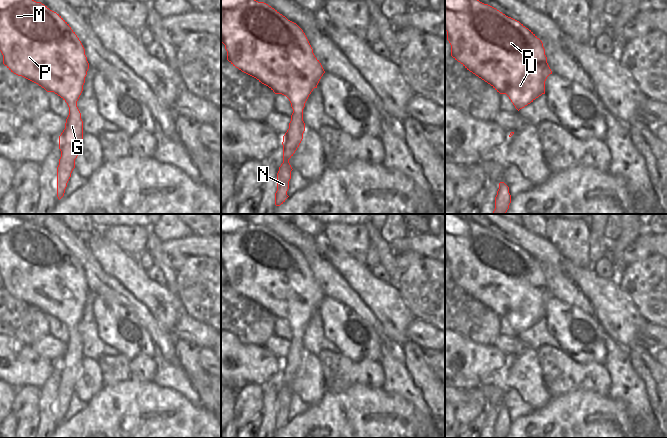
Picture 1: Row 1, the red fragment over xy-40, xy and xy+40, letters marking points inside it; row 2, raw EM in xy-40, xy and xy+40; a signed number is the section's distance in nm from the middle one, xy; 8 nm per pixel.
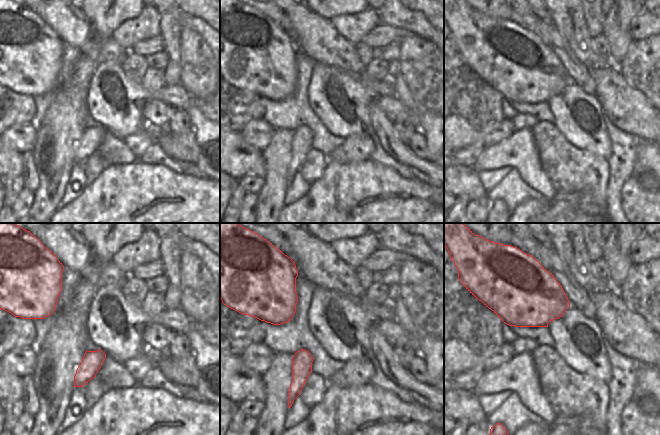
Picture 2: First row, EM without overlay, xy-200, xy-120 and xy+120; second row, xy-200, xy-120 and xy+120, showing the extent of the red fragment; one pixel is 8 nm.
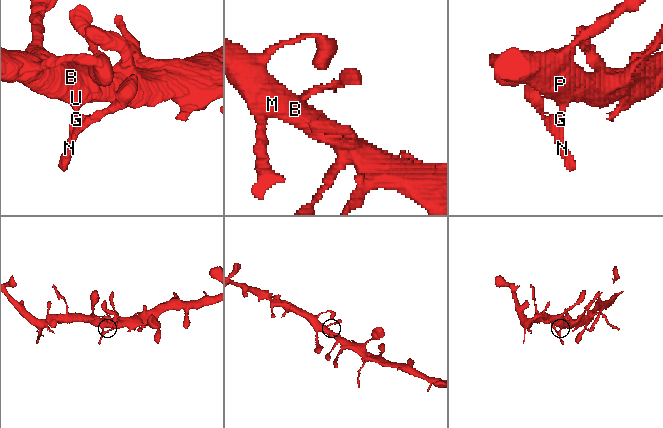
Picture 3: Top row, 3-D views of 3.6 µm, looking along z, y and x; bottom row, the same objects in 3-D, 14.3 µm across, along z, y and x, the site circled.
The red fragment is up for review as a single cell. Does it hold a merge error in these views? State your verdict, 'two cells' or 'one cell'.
one cell

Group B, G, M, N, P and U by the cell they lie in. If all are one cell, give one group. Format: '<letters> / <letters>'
B G M N P U

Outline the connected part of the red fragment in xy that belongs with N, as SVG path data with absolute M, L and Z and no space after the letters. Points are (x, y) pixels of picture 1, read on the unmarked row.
M221 214L221 266L227 275L227 284L233 290L256 302L275 318L286 320L291 327L293 337L282 366L283 387L277 397L275 429L280 430L289 421L287 415L293 394L289 383L299 371L305 355L303 333L325 295L296 247L268 228L250 222L242 214Z

